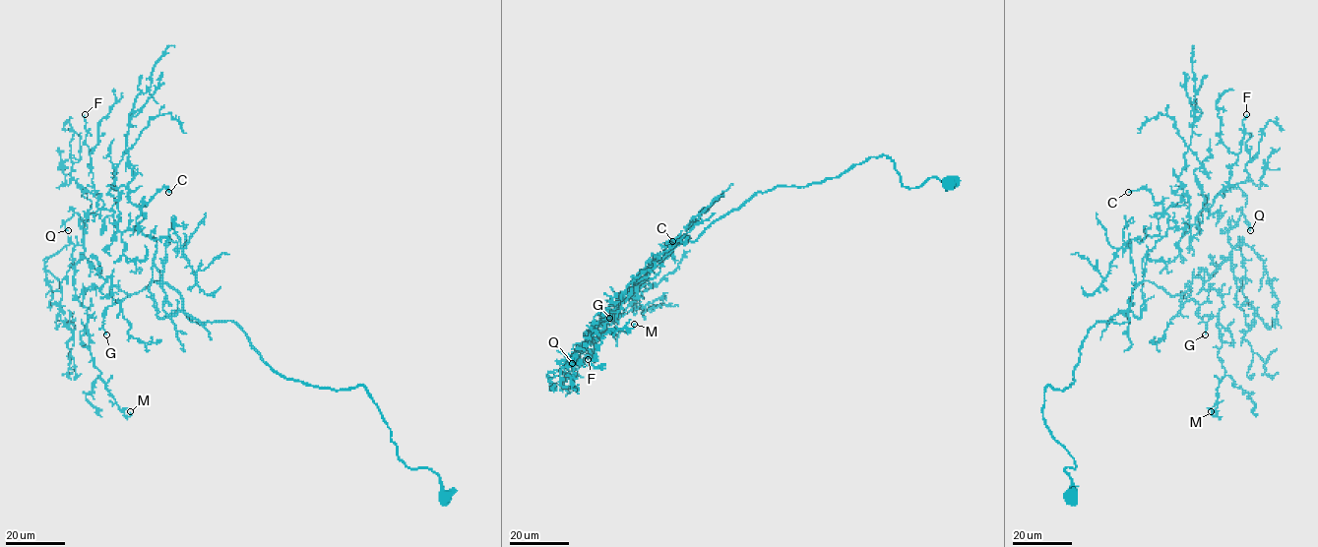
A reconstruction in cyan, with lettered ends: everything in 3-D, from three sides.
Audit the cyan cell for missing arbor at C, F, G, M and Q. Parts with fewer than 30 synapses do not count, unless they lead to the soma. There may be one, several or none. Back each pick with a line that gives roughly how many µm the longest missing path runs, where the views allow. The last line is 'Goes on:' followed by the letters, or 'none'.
F: about 25 µm are missing
G: about 30 µm are missing
Goes on: F, G

